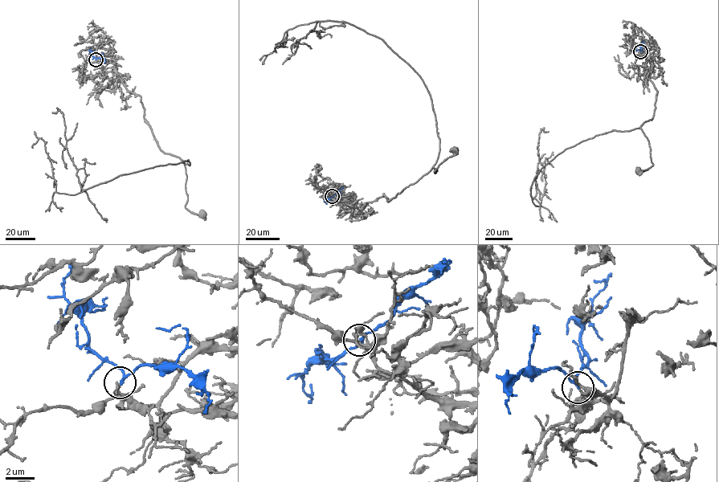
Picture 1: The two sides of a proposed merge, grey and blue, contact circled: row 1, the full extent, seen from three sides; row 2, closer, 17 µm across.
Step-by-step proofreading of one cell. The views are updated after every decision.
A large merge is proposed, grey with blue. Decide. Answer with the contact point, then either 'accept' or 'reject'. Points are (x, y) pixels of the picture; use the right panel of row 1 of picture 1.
at (640, 51); accept

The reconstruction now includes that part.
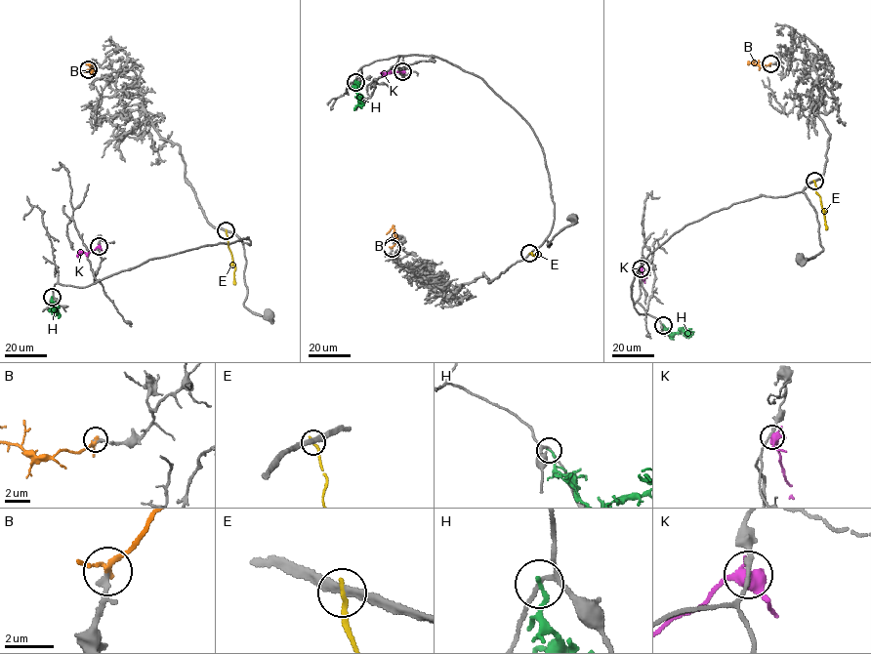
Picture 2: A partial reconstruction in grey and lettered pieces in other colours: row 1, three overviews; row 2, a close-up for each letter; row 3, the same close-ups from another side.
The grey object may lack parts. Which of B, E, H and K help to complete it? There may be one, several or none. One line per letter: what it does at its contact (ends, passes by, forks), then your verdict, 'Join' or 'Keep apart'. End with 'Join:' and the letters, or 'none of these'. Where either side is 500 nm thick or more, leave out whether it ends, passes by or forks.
B: It passes by. Join
E: It ends there. Keep apart
H: It ends there. Keep apart
K: It passes by. Keep apart
Join: B

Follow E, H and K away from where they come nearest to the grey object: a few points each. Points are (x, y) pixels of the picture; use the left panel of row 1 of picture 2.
E: (226, 230), (235, 266), (235, 284)
H: (52, 297), (55, 309), (52, 308), (56, 309), (51, 311)
K: (99, 246), (89, 253), (80, 253), (77, 257)

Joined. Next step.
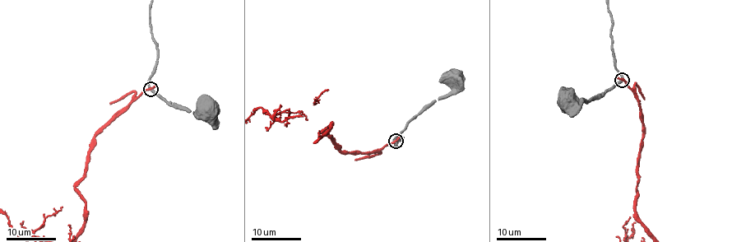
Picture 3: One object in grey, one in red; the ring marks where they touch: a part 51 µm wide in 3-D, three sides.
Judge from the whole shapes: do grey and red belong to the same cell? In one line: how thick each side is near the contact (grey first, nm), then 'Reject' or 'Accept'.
Thickness 220 nm (grey) against 220 nm. Reject

